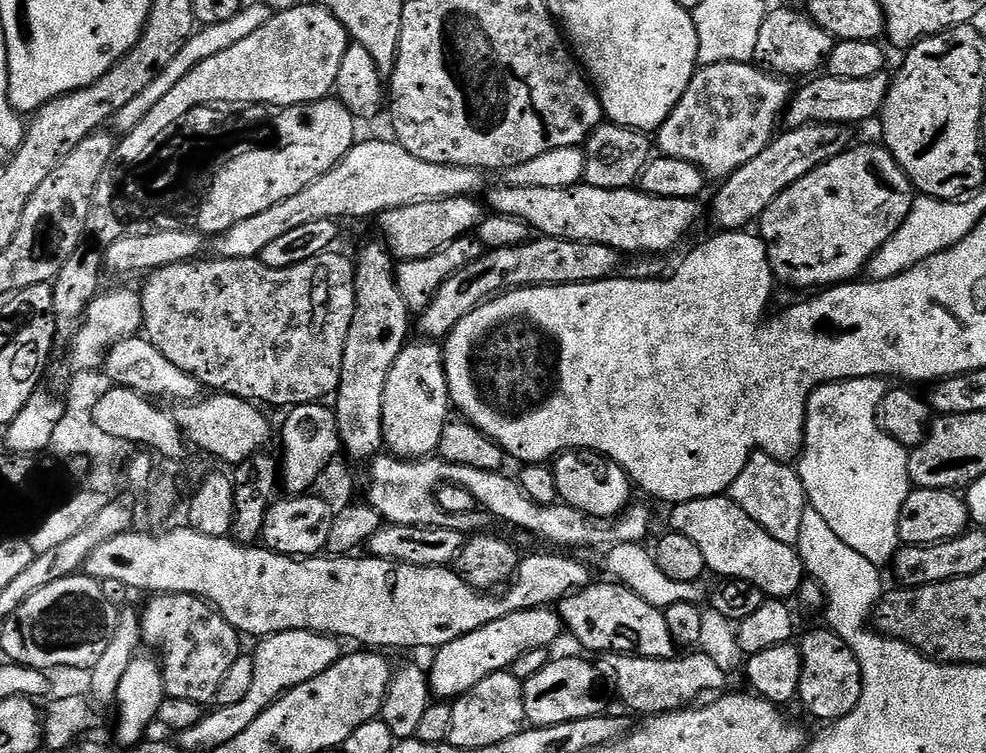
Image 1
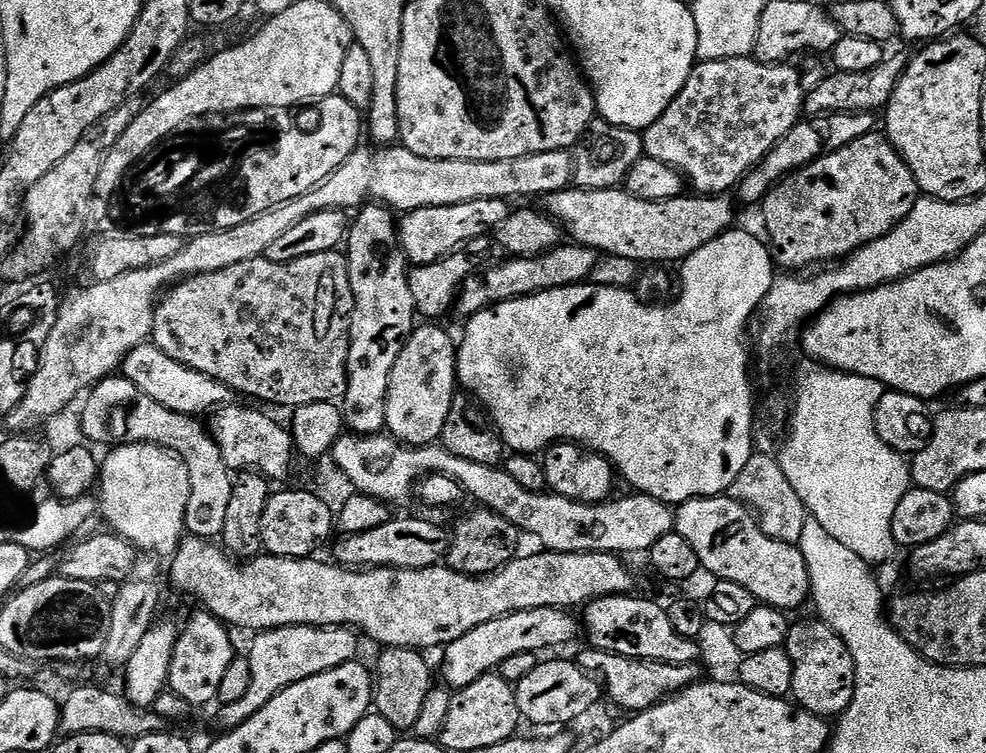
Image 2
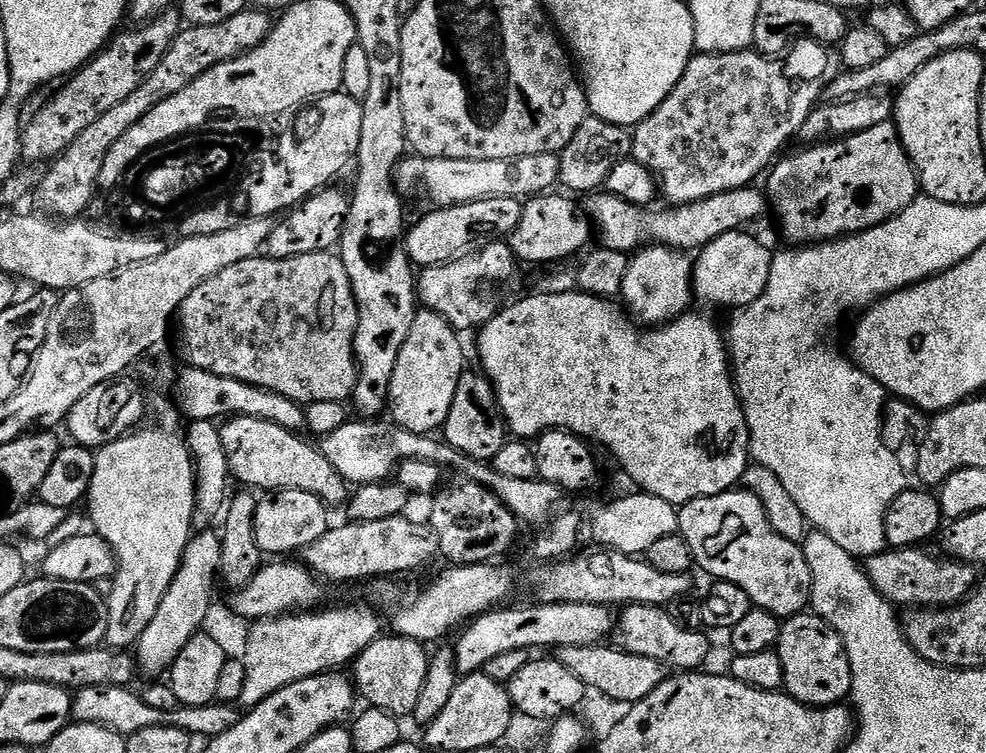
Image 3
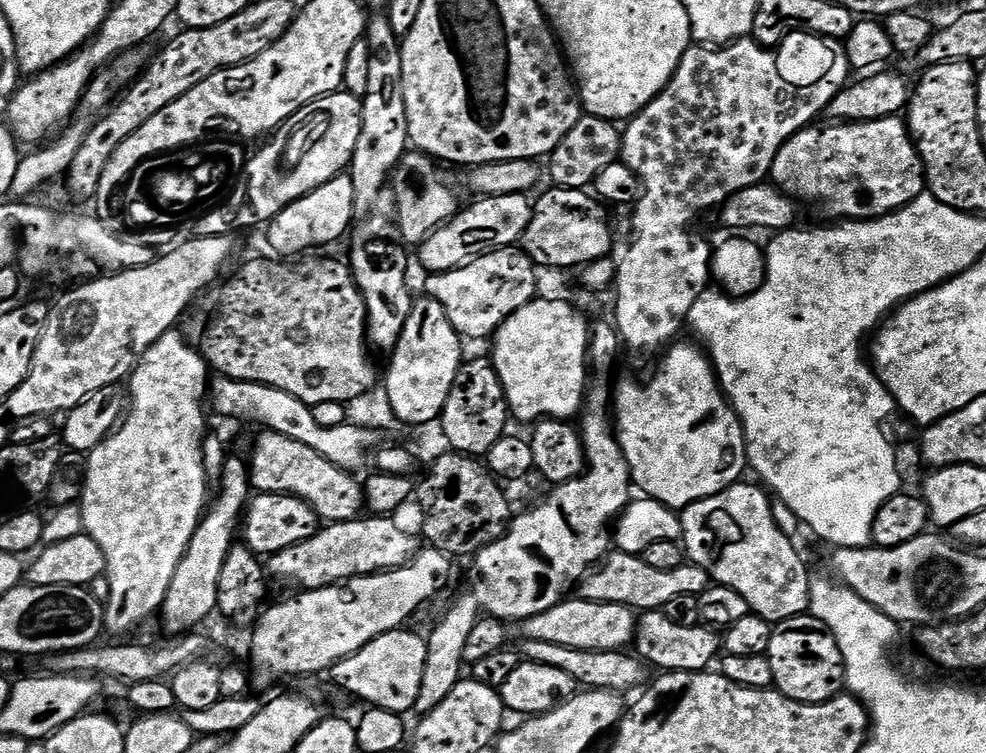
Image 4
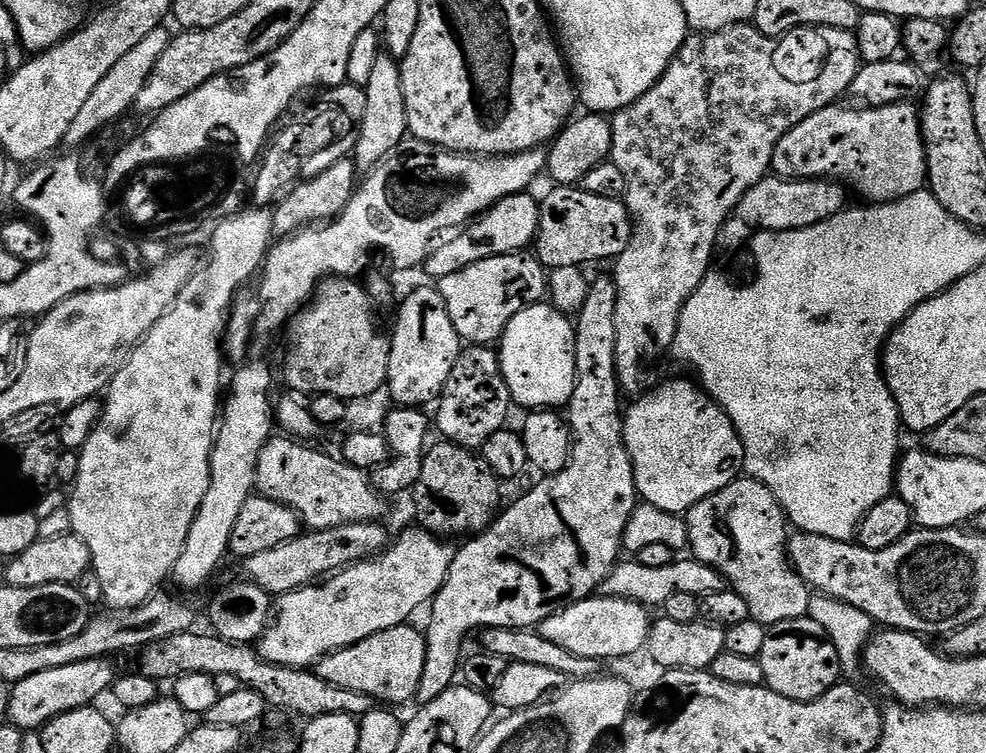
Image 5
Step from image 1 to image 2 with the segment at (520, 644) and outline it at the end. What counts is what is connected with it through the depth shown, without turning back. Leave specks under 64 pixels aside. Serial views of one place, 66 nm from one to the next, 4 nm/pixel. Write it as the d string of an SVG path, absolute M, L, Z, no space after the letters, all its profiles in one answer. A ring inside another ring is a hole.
M535 608L482 622L482 626L474 626L470 634L462 634L462 638L450 642L443 649L443 683L453 690L459 690L470 686L470 682L478 682L478 678L495 673L500 664L513 654L540 654L543 648L560 648L570 643L576 636L576 624L578 628L577 617L575 620L572 616L575 615L563 608Z

